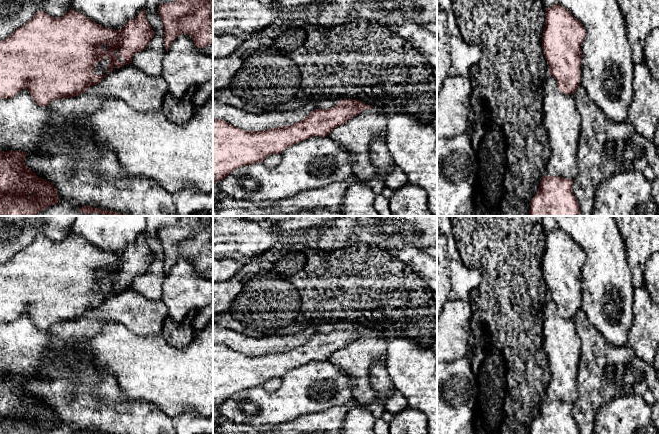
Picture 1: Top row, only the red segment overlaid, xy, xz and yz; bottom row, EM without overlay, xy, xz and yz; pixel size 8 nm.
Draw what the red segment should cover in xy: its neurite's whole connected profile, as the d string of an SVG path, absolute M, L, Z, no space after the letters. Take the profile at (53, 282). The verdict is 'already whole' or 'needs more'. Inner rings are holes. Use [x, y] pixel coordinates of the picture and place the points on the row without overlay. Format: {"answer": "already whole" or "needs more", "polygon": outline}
{"answer": "needs more", "polygon": "M72 232L60 242L40 234L26 248L0 265L0 323L12 322L24 312L39 330L82 319L90 310L99 308L114 289L119 293L132 287L133 280L145 274L153 260L144 232L120 254L104 252Z"}

